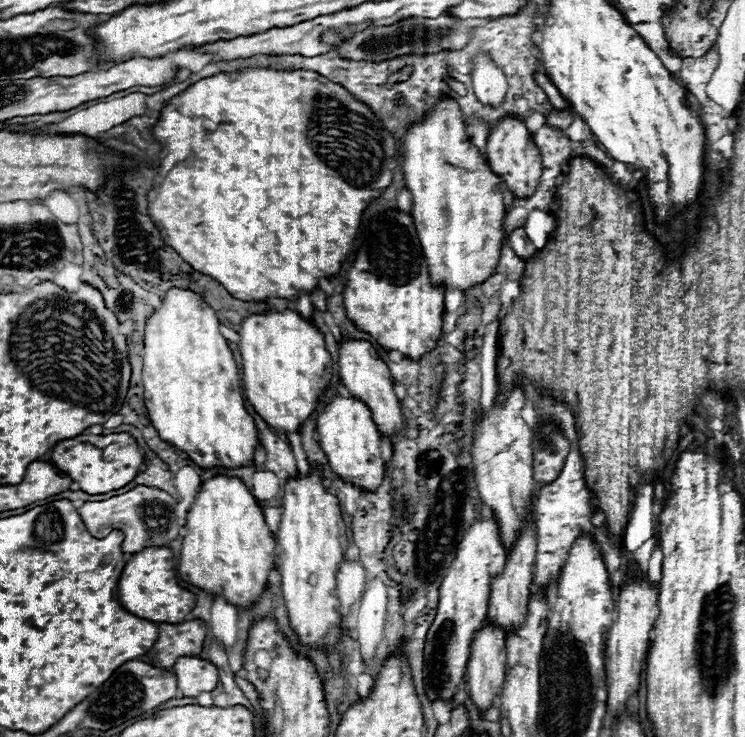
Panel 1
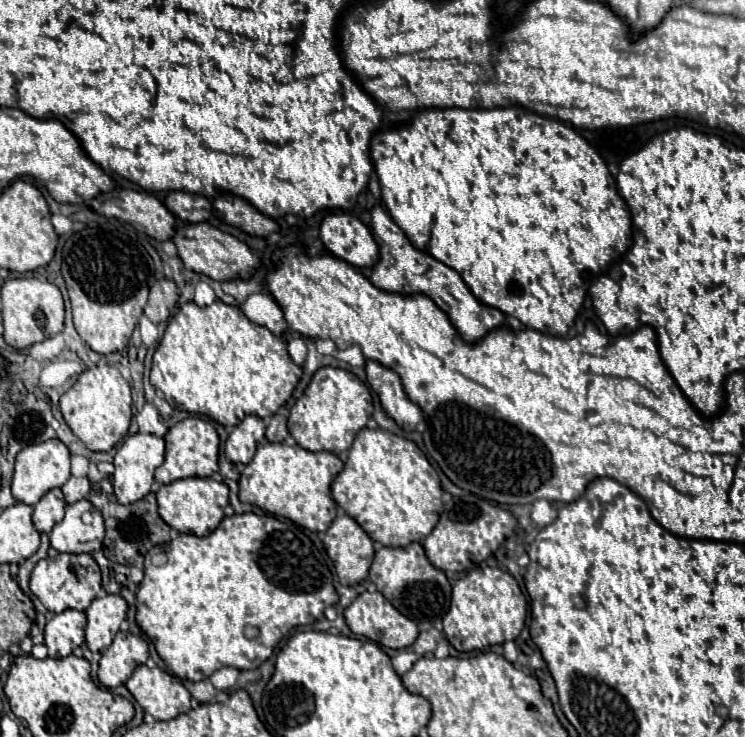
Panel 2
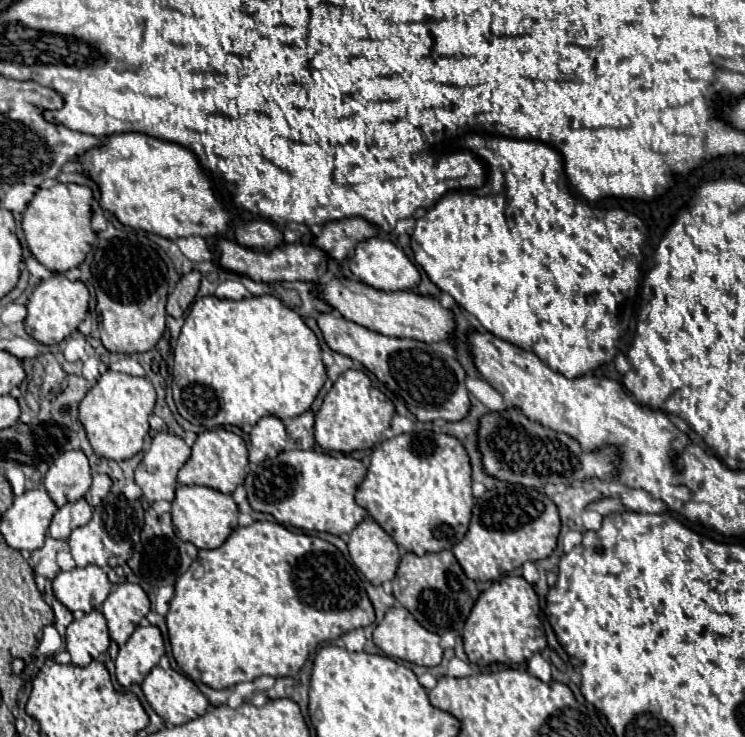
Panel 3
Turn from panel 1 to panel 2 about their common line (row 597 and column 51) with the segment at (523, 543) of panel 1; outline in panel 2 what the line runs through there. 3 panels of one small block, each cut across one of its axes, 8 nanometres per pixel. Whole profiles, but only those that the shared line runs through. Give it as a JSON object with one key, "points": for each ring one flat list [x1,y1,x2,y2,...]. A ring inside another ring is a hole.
{"points":[[60,488,50,490,36,506,34,506,34,514,32,514,32,522,36,526,38,532,50,532,52,526,56,526,62,518,64,518,64,496]]}

